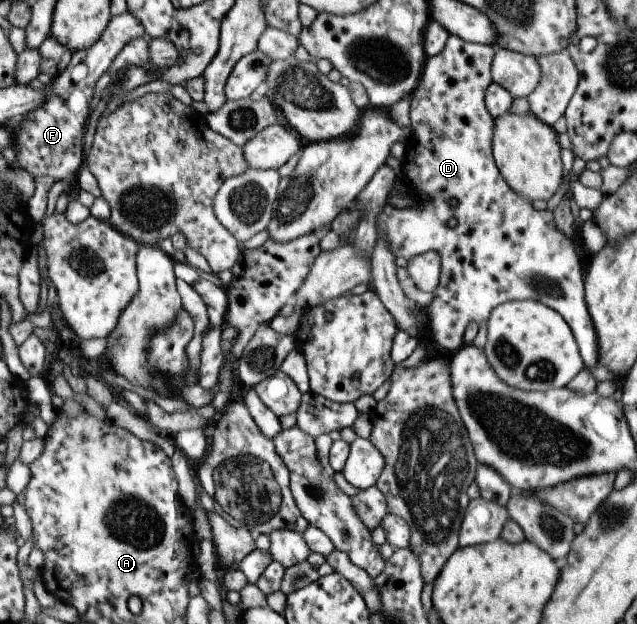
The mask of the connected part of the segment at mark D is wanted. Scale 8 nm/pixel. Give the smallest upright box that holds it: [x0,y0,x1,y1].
[374,36,598,367]

